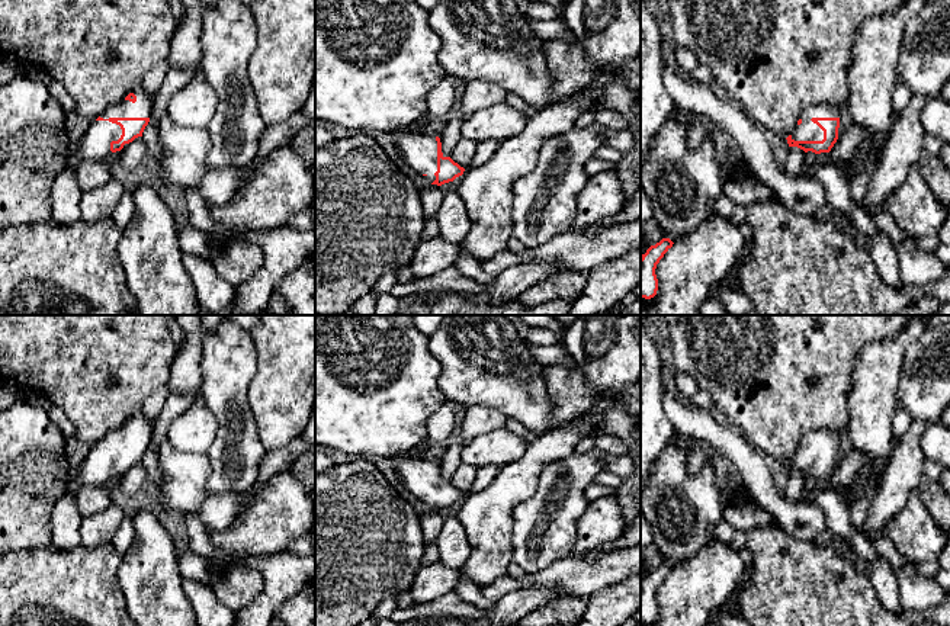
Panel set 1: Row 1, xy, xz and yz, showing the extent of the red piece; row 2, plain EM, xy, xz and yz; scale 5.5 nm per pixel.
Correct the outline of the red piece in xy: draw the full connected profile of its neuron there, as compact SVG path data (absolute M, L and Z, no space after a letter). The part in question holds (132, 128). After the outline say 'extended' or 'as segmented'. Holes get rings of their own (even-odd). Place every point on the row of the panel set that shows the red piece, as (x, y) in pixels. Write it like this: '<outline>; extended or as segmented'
M137 89L122 102L107 107L92 121L86 135L77 145L81 161L106 161L112 153L142 137L153 113L154 99L145 90Z; extended

